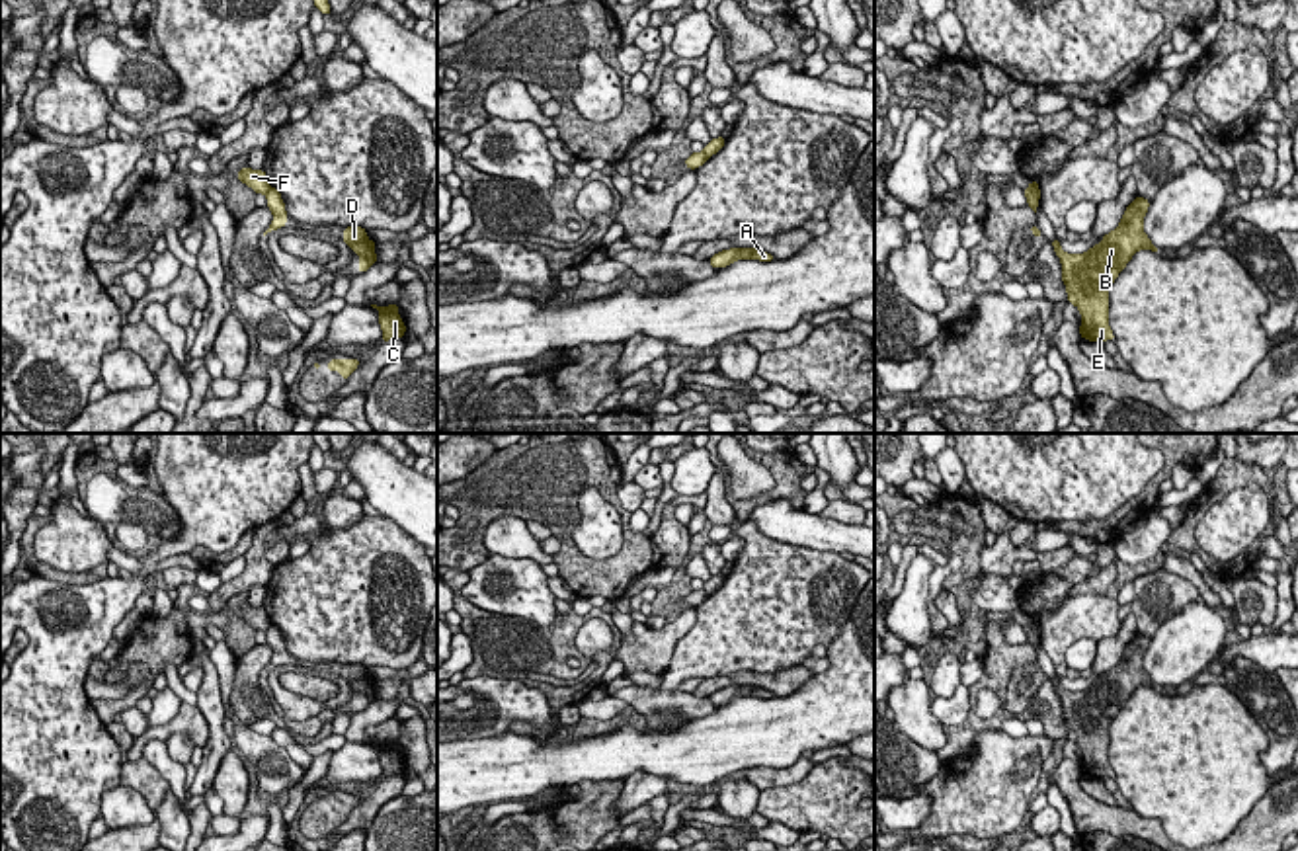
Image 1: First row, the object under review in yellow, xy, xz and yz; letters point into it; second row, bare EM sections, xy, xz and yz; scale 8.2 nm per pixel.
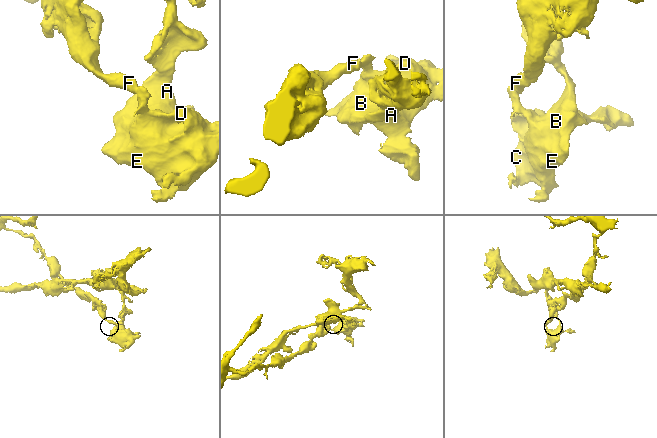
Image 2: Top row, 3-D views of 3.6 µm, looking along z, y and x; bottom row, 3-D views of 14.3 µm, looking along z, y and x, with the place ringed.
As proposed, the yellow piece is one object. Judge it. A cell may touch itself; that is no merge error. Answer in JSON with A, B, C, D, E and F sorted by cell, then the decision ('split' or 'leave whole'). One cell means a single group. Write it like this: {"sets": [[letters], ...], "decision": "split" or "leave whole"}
{"sets": [["A", "B", "C", "D", "E"], ["F"]], "decision": "split"}

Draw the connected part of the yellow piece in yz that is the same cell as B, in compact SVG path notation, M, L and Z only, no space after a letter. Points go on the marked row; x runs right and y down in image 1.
M1138 195L1126 207L1118 226L1083 254L1064 252L1058 238L1050 242L1062 263L1068 303L1081 312L1079 336L1087 342L1115 342L1109 326L1111 285L1138 250L1159 254L1142 226L1148 207L1150 201Z

